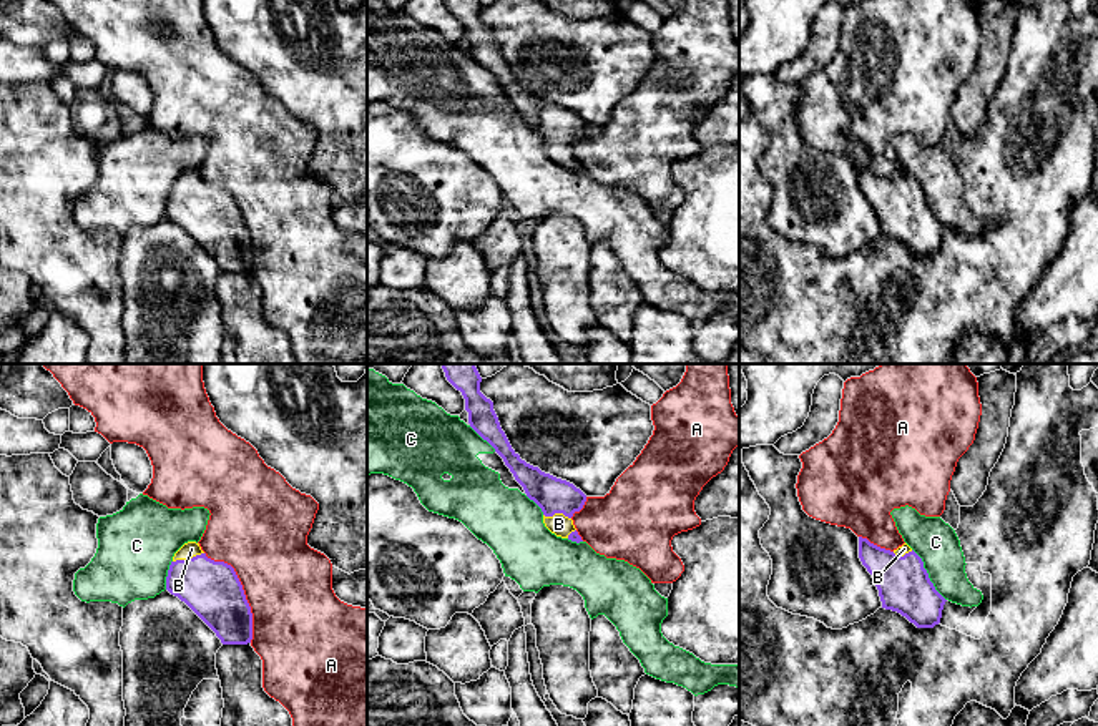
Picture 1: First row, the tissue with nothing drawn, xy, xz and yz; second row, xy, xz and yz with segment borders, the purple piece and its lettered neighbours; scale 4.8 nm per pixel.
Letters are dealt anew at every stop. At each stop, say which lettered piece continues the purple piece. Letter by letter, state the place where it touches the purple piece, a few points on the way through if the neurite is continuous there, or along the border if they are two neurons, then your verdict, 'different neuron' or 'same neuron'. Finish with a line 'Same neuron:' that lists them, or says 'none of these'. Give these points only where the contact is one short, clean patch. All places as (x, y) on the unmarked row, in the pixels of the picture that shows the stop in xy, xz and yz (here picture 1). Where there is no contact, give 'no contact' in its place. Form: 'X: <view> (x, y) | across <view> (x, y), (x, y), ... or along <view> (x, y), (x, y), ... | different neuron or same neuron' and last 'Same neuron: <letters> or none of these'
A: xy (243, 218) | different neuron
B: xy (188, 186) | across xy (211, 216), (190, 195), (188, 186), (191, 176) | same neuron
C: yz (927, 203) | different neuron
Same neuron: B

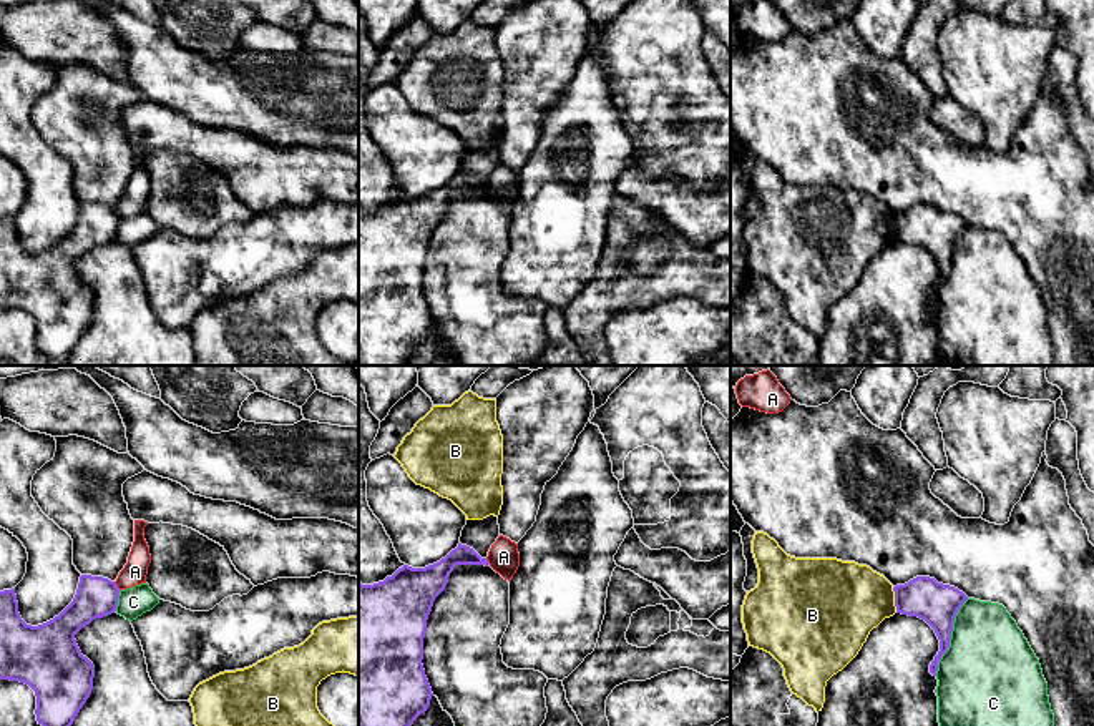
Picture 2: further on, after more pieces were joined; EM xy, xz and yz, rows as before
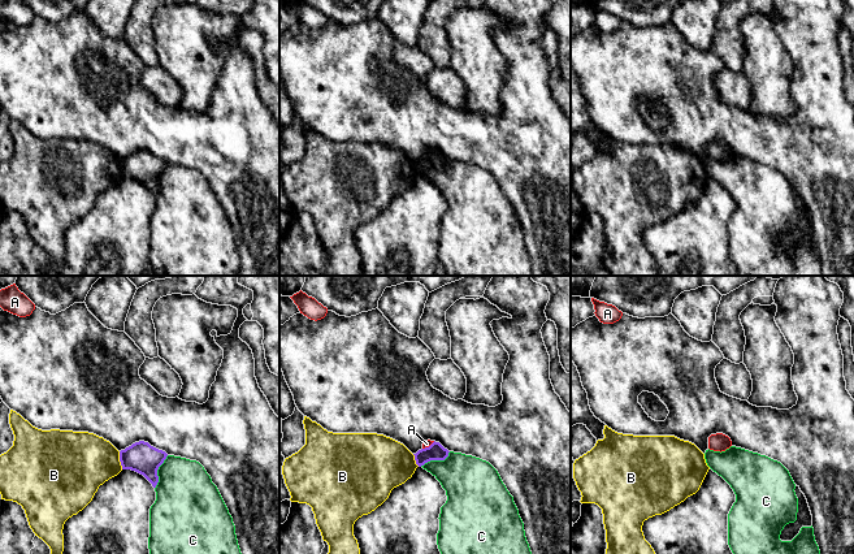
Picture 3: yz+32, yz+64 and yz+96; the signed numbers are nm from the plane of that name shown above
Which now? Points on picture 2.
A: xy (117, 215) | along xy (113, 210), (120, 218) | different neuron
B: yz (895, 228) | different neuron
C: yz (950, 264) | different neuron
Same neuron: none of these

